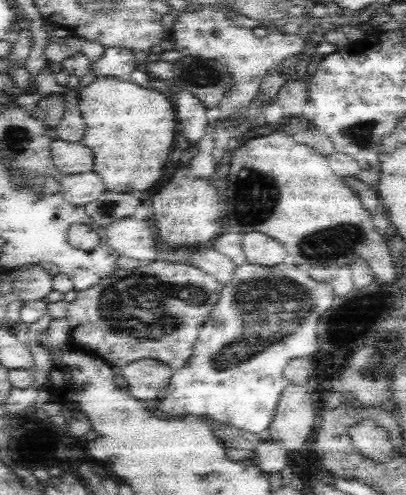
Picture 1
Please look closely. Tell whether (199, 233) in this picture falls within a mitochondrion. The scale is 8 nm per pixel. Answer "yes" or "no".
no

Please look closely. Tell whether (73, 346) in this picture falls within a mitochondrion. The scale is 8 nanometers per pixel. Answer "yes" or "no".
no

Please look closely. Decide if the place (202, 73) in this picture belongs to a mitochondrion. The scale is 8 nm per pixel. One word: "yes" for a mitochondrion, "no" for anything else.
yes

